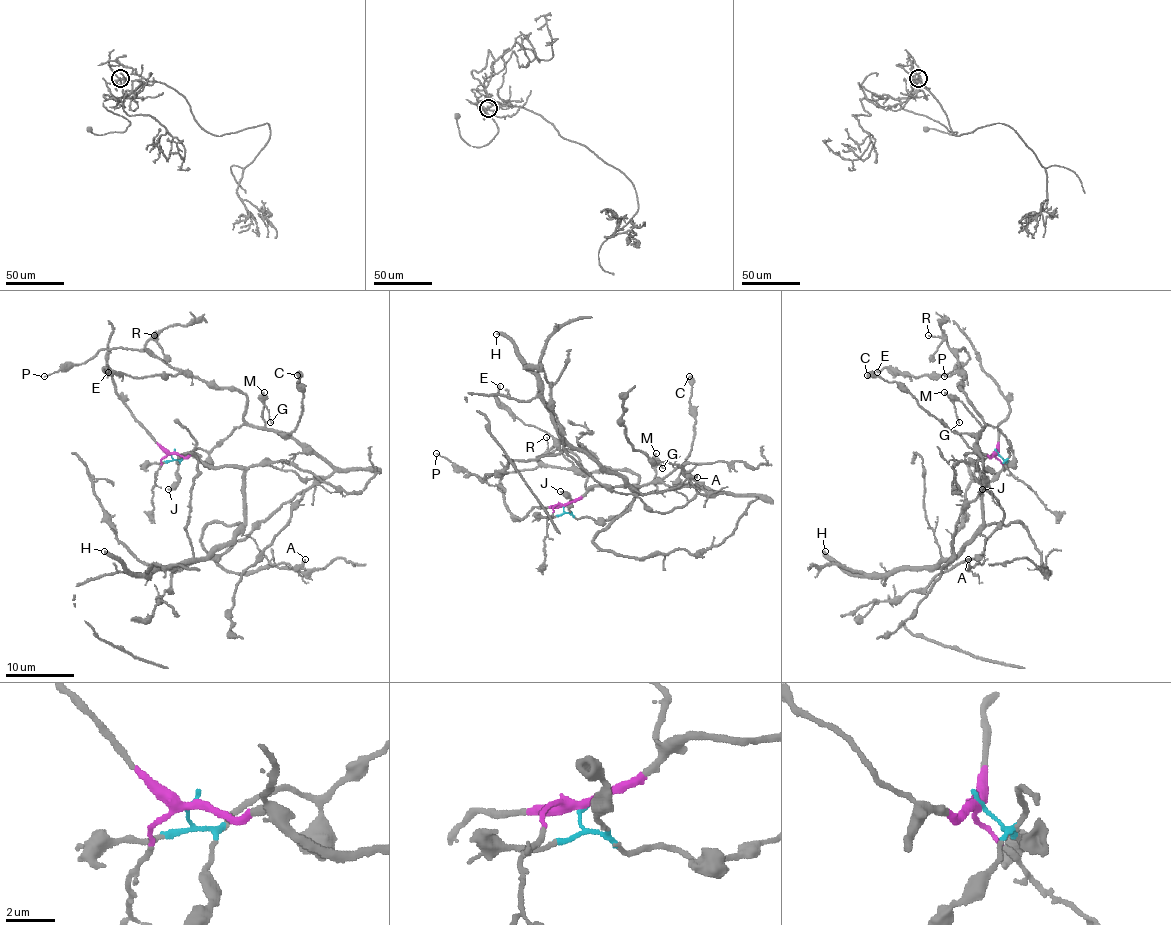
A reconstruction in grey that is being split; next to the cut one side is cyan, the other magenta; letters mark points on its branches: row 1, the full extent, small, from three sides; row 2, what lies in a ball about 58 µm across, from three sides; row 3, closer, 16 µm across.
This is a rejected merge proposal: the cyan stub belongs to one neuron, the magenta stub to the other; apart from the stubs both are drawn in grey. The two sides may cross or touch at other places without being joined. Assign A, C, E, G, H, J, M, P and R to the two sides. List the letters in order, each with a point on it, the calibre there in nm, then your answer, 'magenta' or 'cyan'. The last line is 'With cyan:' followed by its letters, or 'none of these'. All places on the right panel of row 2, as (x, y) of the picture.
A: (968, 559) | 280 nm | magenta
C: (867, 375) | 480 nm | cyan
E: (877, 372) | 200 nm | cyan
G: (959, 422) | 120 nm | cyan
H: (825, 551) | 320 nm | magenta
J: (982, 489) | 400 nm | cyan
M: (944, 392) | 200 nm | cyan
P: (944, 376) | 110 nm | cyan
R: (928, 335) | 130 nm | cyan
With cyan: C, E, G, J, M, P, R

